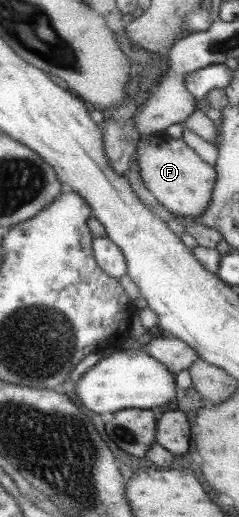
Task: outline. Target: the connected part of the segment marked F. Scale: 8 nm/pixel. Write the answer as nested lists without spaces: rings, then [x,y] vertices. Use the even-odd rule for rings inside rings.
[[[165,131],[141,137],[137,140],[133,158],[144,186],[167,211],[177,216],[194,218],[207,207],[216,171],[181,138],[173,139]]]

